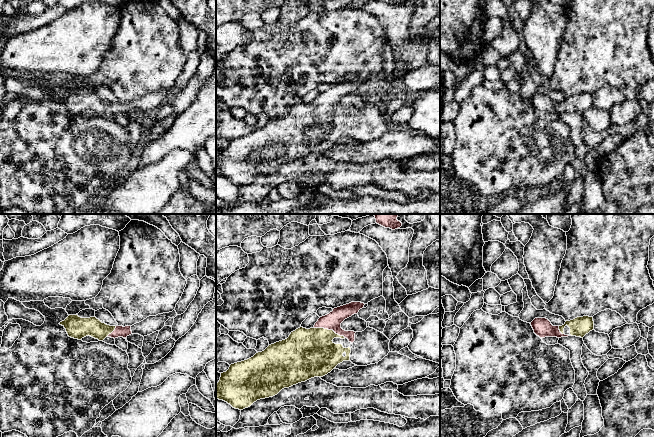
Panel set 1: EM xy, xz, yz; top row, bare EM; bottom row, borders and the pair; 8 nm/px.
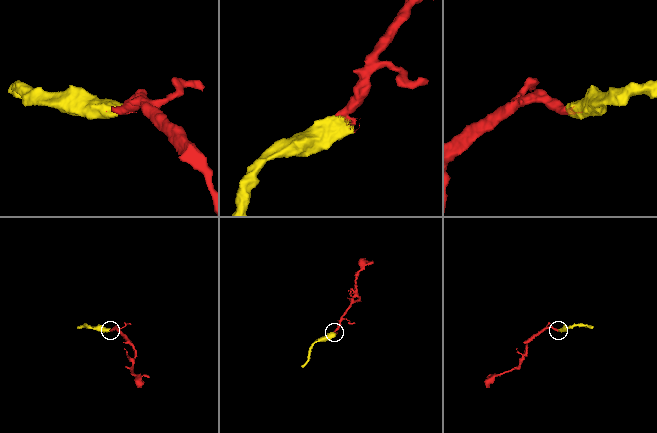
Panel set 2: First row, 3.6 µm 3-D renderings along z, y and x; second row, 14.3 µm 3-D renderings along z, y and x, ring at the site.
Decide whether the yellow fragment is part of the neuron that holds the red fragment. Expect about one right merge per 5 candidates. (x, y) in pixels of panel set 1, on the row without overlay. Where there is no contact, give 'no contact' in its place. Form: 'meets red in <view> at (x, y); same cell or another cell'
meets red in xz at (329, 105); same cell

